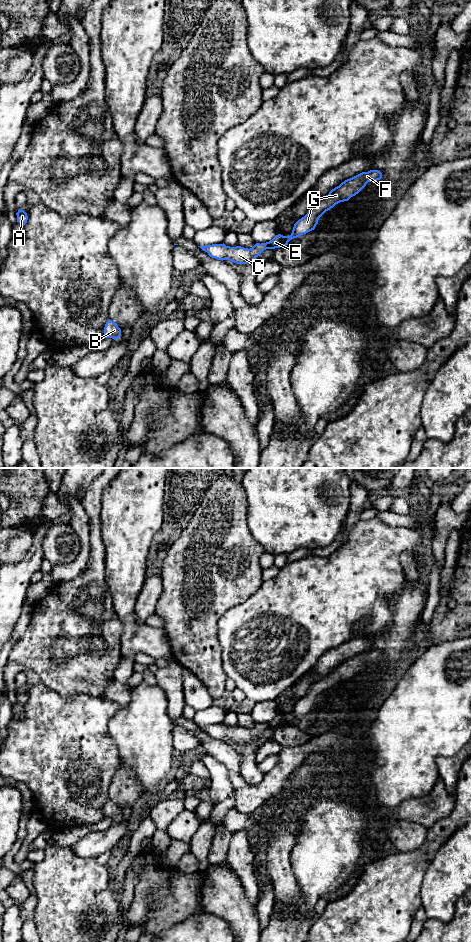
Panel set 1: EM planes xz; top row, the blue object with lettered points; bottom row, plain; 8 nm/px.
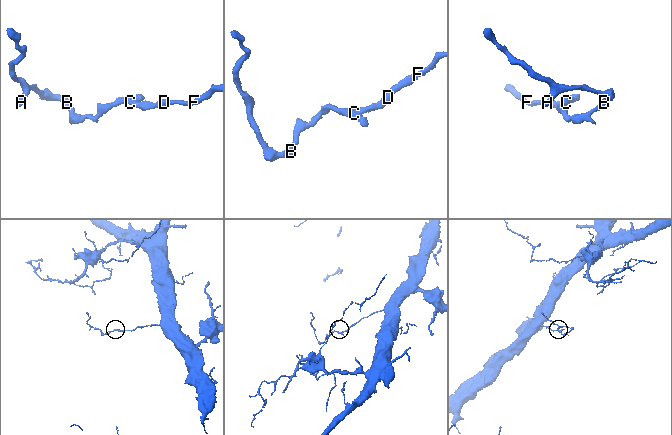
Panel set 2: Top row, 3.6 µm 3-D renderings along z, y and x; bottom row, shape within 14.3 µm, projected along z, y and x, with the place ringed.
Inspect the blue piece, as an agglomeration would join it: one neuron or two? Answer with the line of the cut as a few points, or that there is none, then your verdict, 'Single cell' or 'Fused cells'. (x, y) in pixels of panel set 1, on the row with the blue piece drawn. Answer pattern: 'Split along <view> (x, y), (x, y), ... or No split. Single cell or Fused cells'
No split. Single cell

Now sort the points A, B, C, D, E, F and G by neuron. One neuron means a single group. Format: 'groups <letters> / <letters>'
groups A B C D E F G

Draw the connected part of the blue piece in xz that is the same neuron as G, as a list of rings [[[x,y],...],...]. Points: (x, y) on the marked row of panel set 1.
[[[370,170],[345,180],[332,189],[328,195],[320,198],[312,205],[310,211],[294,224],[290,236],[278,234],[271,241],[261,244],[256,243],[250,249],[241,246],[230,247],[224,243],[198,247],[207,252],[210,257],[218,260],[229,260],[237,264],[253,263],[264,250],[286,246],[290,240],[314,230],[318,224],[318,219],[326,211],[340,202],[348,201],[358,194],[368,182],[377,181],[381,178],[382,173],[380,171]]]

